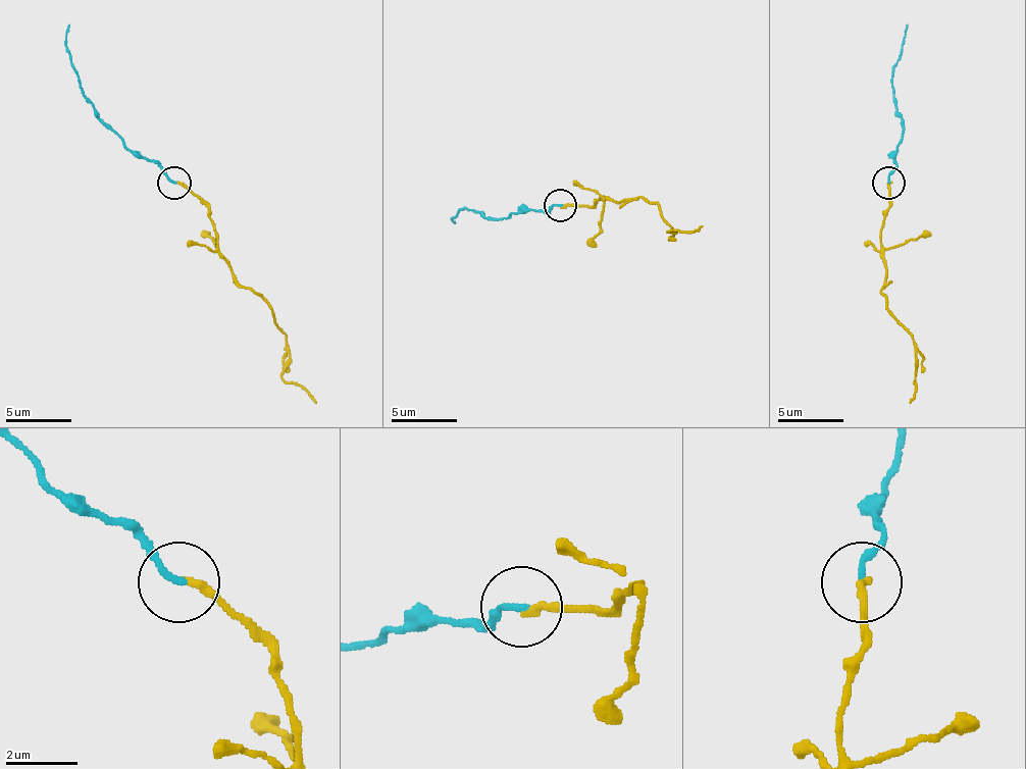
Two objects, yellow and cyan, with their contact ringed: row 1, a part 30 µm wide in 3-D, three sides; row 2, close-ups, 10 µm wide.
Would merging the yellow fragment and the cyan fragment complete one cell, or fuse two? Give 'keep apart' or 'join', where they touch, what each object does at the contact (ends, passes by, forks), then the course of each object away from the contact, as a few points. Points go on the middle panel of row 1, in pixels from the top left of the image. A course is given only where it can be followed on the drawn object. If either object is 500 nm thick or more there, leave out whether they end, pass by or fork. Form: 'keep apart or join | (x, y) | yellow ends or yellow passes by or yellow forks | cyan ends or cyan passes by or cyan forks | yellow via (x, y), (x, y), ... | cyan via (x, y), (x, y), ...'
join | (560, 205) | yellow ends | cyan ends | yellow via (559, 205), (595, 202), (602, 196), (618, 202), (645, 199), (657, 205), (670, 232), (697, 232), (703, 225) | cyan via (559, 205), (543, 212), (520, 209), (504, 218), (461, 209), (451, 218), (455, 222)

